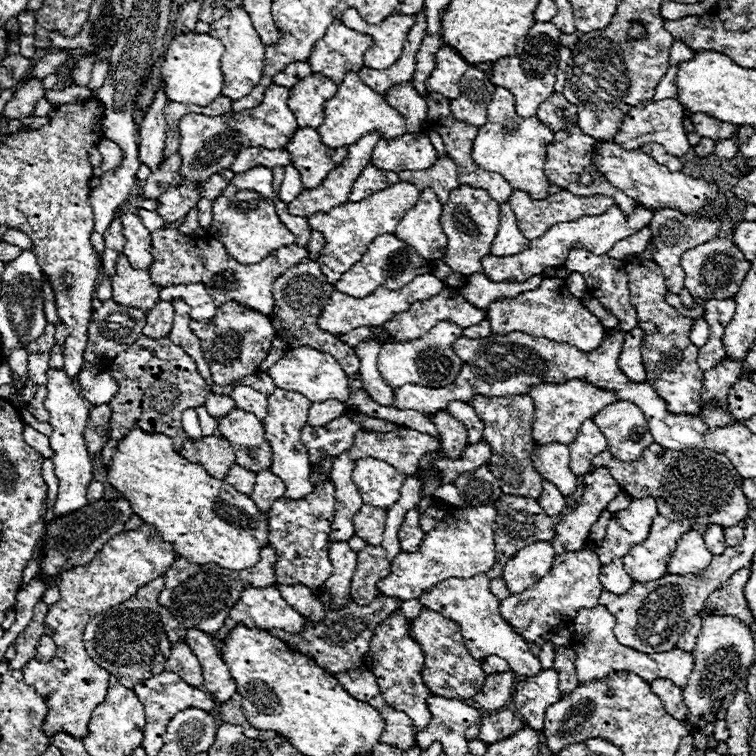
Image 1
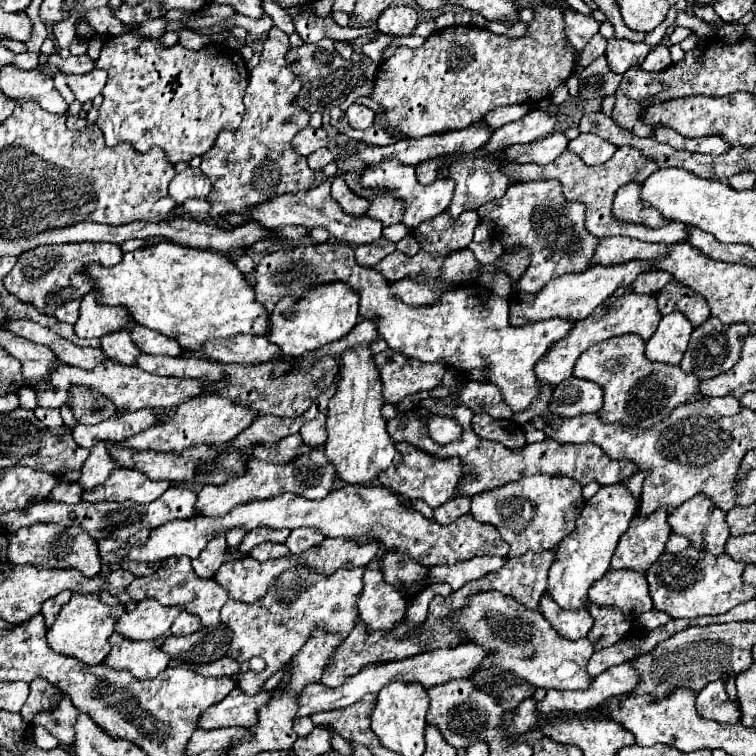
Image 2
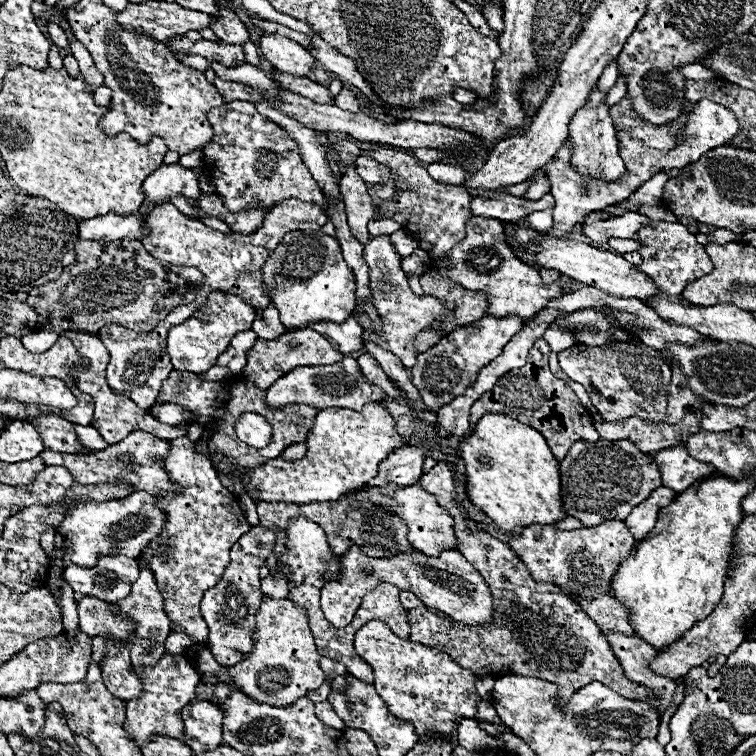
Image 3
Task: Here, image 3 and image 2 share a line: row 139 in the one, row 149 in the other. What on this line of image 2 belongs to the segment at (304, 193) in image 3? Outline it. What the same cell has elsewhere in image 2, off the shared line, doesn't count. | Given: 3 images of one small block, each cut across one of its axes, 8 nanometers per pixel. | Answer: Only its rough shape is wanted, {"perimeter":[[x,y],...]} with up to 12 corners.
{"perimeter":[[274,26],[250,72],[236,132],[218,134],[200,170],[210,216],[228,216],[310,188],[290,146],[310,114],[292,104]]}

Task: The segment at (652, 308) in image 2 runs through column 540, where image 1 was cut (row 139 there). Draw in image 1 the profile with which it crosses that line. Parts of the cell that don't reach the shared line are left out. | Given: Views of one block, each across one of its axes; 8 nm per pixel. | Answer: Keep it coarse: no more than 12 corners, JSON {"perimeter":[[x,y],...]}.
{"perimeter":[[370,132],[350,144],[346,160],[318,188],[288,204],[294,216],[330,212],[348,202],[352,184],[382,138]]}

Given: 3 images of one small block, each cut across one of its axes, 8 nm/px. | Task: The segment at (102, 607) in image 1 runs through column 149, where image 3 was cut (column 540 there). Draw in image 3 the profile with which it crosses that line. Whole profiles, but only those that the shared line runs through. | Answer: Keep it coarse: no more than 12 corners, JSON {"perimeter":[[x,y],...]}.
{"perimeter":[[622,520],[530,524],[508,544],[536,582],[610,594],[634,538]]}

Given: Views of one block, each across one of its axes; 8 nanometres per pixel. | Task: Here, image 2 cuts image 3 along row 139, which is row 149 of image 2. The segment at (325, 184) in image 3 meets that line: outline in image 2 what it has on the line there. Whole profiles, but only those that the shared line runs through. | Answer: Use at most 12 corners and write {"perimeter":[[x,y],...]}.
{"perimeter":[[306,126],[292,138],[296,154],[310,156],[328,144],[324,128]]}

